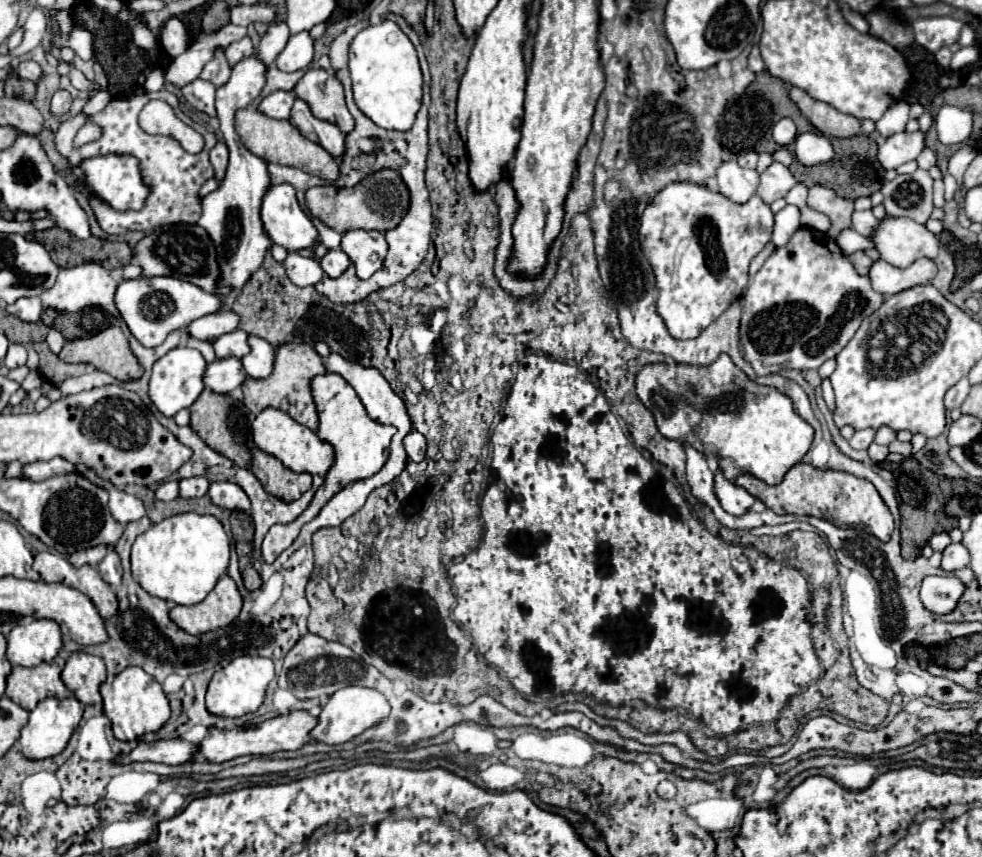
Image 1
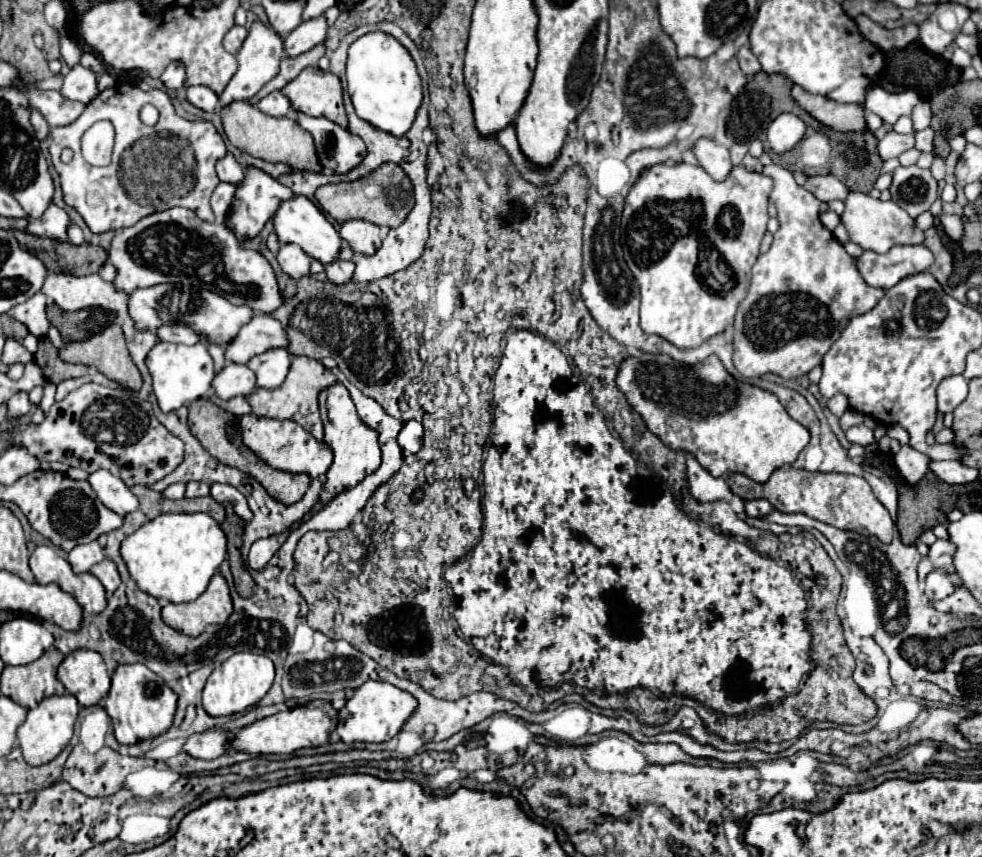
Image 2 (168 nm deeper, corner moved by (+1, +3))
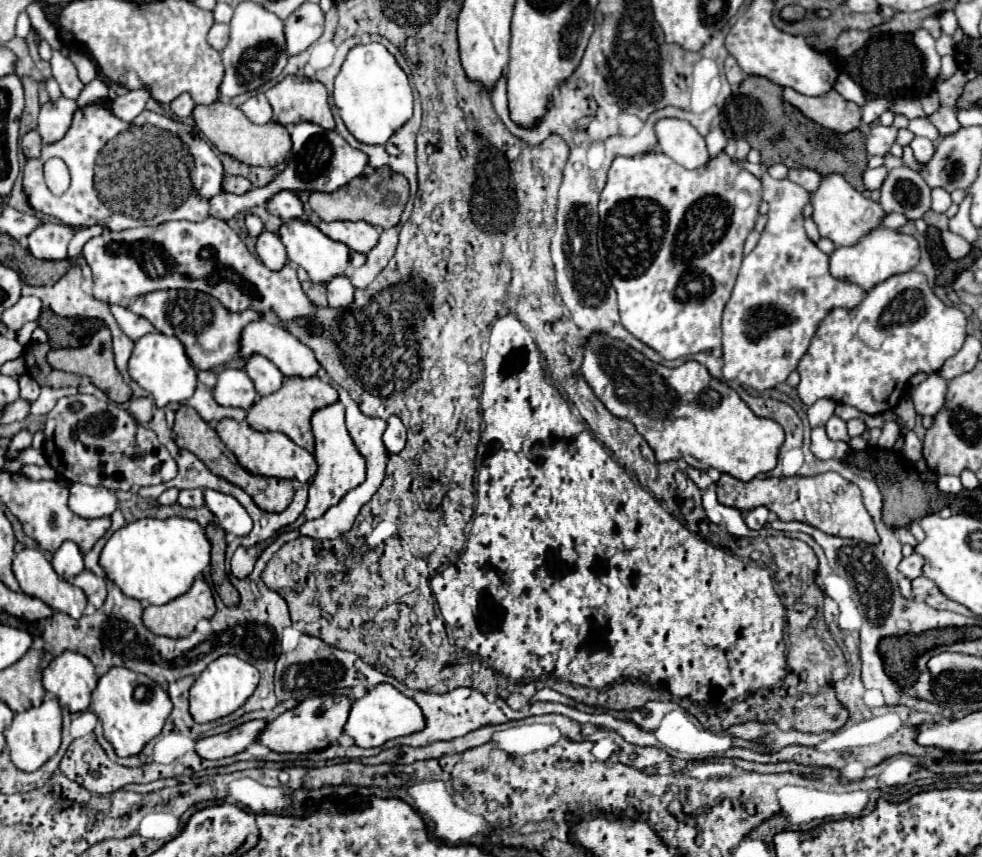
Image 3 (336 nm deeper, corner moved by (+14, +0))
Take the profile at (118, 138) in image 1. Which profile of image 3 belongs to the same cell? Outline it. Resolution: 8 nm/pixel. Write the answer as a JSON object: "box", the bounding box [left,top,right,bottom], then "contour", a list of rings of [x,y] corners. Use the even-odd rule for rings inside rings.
{"box":[24,101,224,231],"contour":[[[98,101],[76,109],[72,127],[54,143],[42,147],[42,155],[24,165],[24,191],[34,209],[60,219],[70,227],[102,225],[122,231],[142,225],[186,219],[204,221],[208,199],[222,193],[224,167],[218,155],[186,123],[144,111],[140,121],[124,123],[110,111],[108,101]],[[50,157],[62,157],[70,169],[70,187],[64,195],[54,195],[42,175],[42,165]]]}

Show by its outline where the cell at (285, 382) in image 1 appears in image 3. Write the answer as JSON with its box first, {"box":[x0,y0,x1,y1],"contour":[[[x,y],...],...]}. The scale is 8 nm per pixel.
{"box":[246,375,338,453],"contour":[[[316,375],[308,377],[308,379],[306,377],[284,377],[284,383],[276,393],[260,397],[248,409],[246,421],[256,431],[280,431],[280,433],[288,435],[296,445],[300,445],[312,453],[314,437],[312,437],[312,429],[310,429],[310,415],[312,415],[312,411],[326,407],[328,403],[334,403],[334,401],[338,401],[336,389],[330,383],[318,379]]]}

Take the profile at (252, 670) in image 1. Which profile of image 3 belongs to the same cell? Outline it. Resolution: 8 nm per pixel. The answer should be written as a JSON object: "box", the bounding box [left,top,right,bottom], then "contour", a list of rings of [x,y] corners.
{"box":[190,655,260,723],"contour":[[[236,655],[218,657],[196,677],[190,689],[190,715],[194,717],[196,723],[208,723],[234,713],[254,693],[258,679],[260,679],[258,669],[248,661],[242,661]]]}

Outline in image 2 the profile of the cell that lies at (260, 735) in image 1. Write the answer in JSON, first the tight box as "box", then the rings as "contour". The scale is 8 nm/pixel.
{"box":[233,700,337,754],"contour":[[[315,700],[305,706],[297,706],[269,718],[257,720],[251,726],[241,728],[233,738],[233,750],[249,754],[291,754],[299,748],[315,748],[329,742],[331,732],[337,726],[337,708],[327,700]]]}

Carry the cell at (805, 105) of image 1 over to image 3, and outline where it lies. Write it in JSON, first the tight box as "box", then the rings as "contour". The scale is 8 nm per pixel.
{"box":[784,87,860,133],"contour":[[[786,87],[784,99],[802,111],[804,117],[836,133],[848,133],[860,127],[860,107],[856,107],[856,103],[848,103],[836,91],[830,91],[826,97],[808,97]]]}

